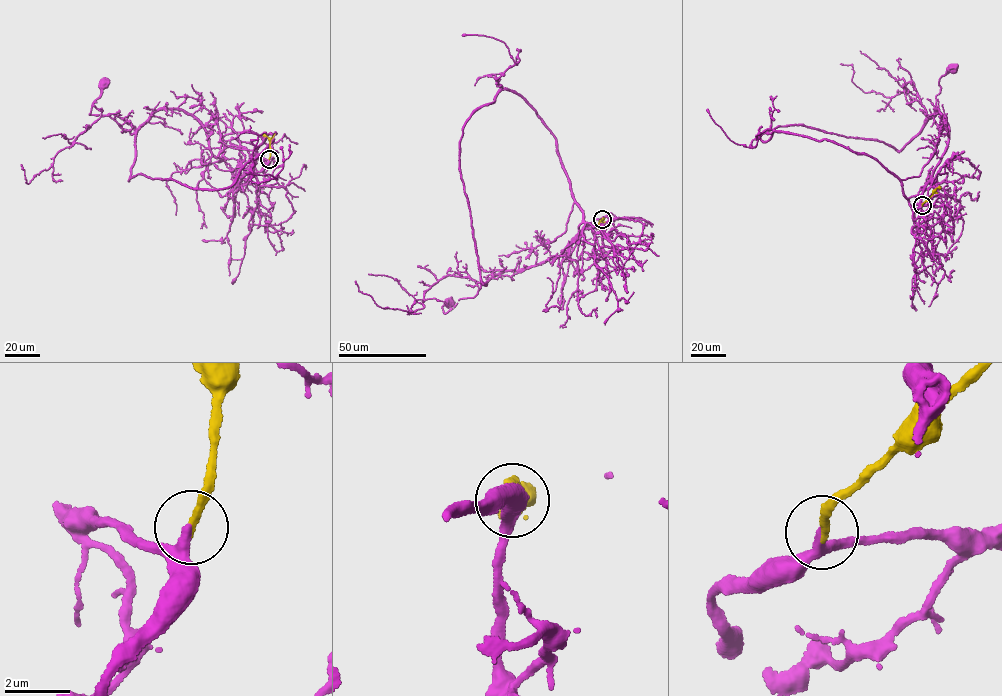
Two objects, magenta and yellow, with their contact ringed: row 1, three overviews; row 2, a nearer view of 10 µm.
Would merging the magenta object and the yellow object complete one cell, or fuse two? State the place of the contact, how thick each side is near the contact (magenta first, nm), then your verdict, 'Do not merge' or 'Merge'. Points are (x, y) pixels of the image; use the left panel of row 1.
Place: (269, 159). Thickness 300 nm (magenta) against 240 nm. Merge

